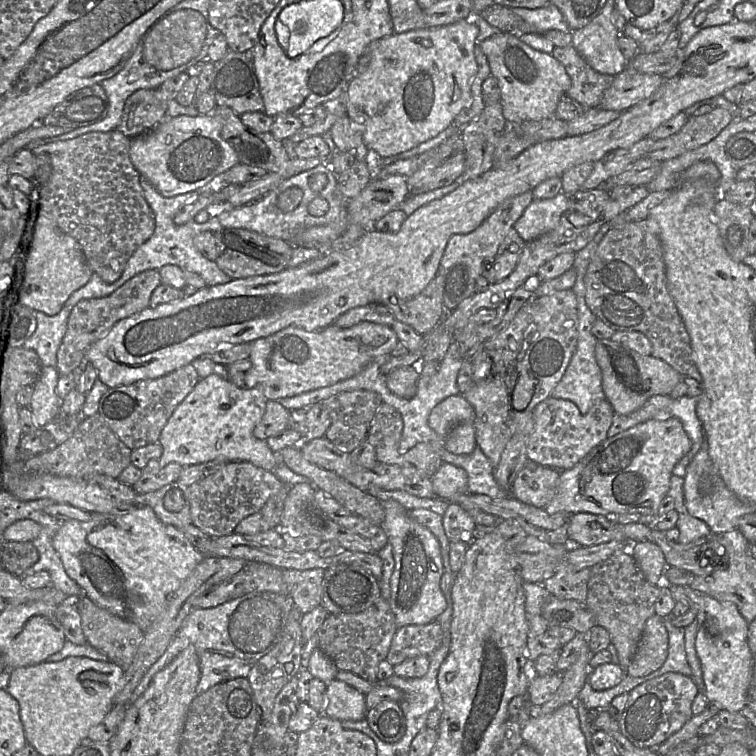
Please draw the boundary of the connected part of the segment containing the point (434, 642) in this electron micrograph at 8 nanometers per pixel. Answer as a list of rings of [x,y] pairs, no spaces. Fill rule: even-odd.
[[[437,620],[424,625],[406,625],[397,629],[386,660],[395,666],[405,659],[430,656],[440,645],[443,629]]]

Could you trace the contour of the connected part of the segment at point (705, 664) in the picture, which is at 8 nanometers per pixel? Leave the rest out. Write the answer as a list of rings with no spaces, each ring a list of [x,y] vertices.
[[[670,585],[669,588],[676,602],[686,603],[690,611],[696,614],[698,630],[695,648],[701,663],[708,701],[721,709],[740,712],[746,704],[753,675],[753,655],[748,643],[749,623],[734,603],[721,602],[689,586]]]

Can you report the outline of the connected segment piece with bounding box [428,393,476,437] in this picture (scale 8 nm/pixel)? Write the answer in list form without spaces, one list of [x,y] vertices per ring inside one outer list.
[[[459,393],[438,403],[429,415],[428,424],[438,435],[445,437],[457,424],[474,422],[475,416],[474,407]]]

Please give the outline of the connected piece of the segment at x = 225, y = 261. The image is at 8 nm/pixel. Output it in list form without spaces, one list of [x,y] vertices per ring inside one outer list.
[[[221,227],[212,233],[217,246],[215,262],[231,279],[278,273],[287,267],[293,254],[294,246],[291,243],[252,230]]]

